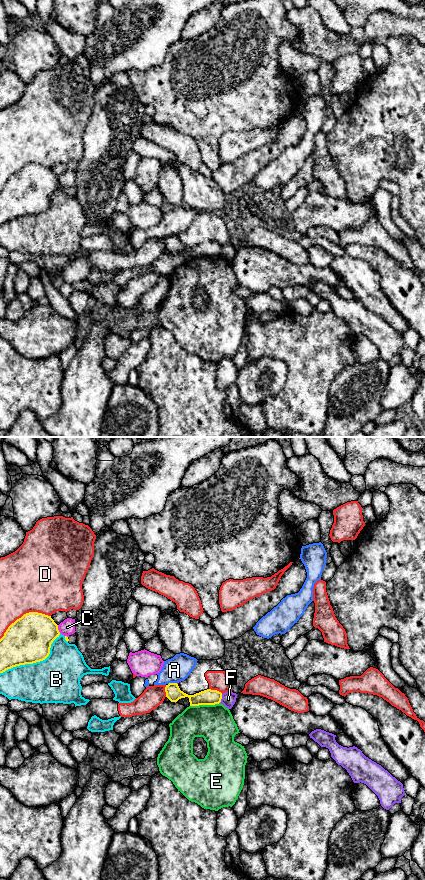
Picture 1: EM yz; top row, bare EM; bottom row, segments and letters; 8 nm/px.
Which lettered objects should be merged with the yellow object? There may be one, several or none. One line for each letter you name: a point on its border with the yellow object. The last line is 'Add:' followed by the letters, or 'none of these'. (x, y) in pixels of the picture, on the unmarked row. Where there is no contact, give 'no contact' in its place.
Add: none of these

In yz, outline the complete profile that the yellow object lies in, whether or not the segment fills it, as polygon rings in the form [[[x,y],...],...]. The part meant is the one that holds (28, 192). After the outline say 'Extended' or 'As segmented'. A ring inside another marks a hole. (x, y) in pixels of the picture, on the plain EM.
[[[29,164],[12,175],[0,191],[0,225],[16,218],[45,212],[50,206],[53,193],[59,189],[58,177],[51,168]]]. As segmented

